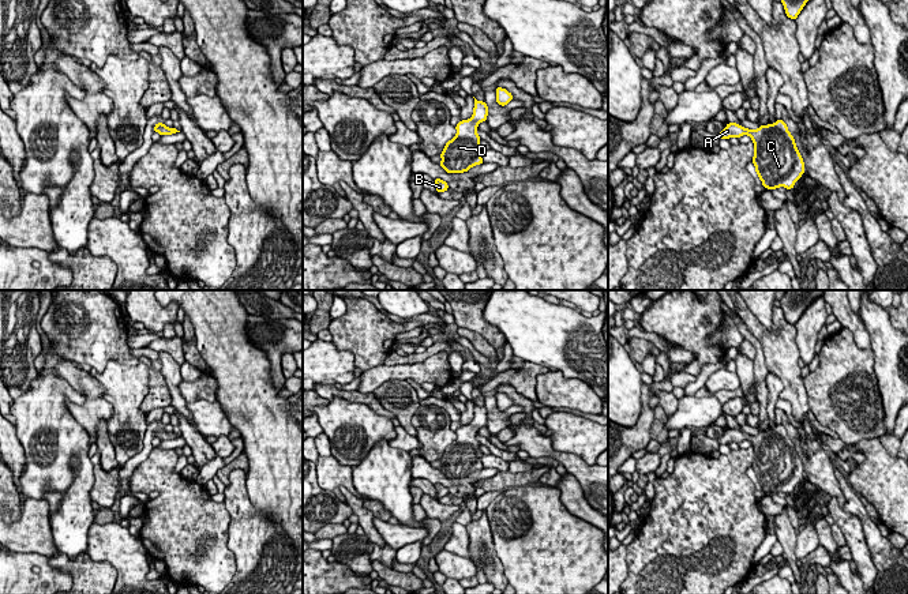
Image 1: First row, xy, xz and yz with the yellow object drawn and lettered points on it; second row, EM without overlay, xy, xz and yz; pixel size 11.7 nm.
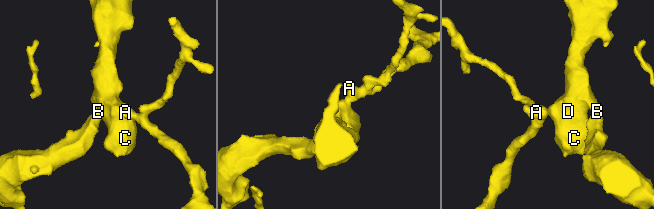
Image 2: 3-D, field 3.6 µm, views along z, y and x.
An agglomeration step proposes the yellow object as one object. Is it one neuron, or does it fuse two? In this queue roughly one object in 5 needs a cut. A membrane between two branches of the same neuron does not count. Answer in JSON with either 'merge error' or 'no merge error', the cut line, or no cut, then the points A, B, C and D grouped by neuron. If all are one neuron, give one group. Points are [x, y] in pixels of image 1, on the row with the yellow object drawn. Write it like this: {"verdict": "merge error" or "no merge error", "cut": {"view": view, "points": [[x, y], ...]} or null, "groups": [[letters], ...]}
{"verdict": "no merge error", "cut": null, "groups": [["A", "B", "C", "D"]]}

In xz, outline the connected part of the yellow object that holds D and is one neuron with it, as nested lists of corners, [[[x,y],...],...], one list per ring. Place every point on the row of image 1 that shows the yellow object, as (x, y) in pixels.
[[[474,98],[473,114],[468,120],[462,120],[455,125],[457,134],[449,140],[440,154],[442,162],[439,163],[447,173],[464,173],[476,165],[481,165],[483,147],[477,127],[480,123],[487,121],[488,106],[483,101]]]

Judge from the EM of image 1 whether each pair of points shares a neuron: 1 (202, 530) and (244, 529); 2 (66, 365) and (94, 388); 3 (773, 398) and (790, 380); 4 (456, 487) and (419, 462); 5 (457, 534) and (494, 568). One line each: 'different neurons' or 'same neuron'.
1: different neurons
2: same neuron
3: different neurons
4: same neuron
5: different neurons

